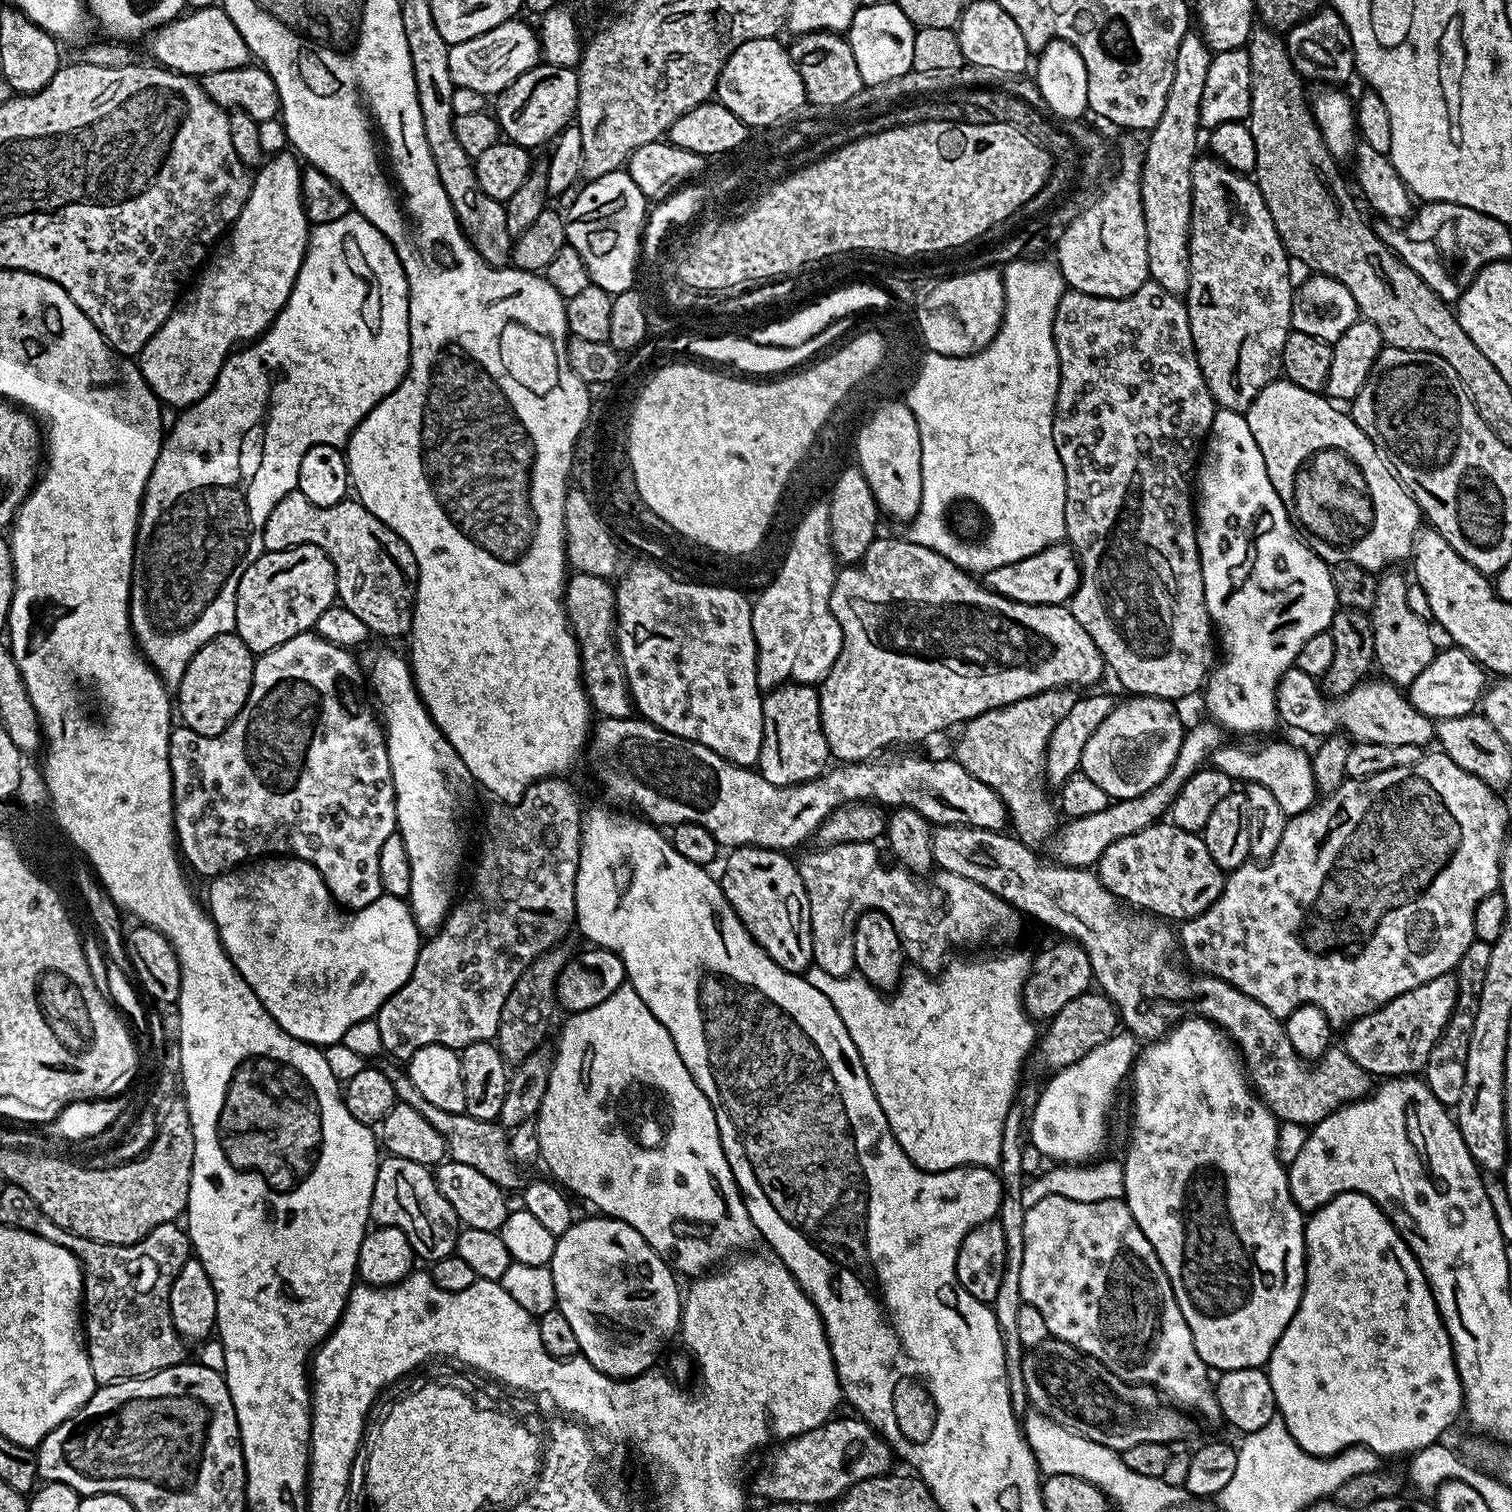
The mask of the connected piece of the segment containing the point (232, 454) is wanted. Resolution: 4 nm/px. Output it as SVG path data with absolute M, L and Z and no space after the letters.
M349 210L342 218L338 218L338 222L315 225L308 233L308 249L286 306L260 339L251 341L229 356L212 389L199 402L177 415L176 424L161 443L156 465L144 491L144 505L140 508L140 521L136 527L136 556L132 560L132 634L144 659L152 665L165 685L179 685L182 674L186 674L190 658L194 658L194 654L198 654L198 650L202 650L210 638L235 629L238 582L242 582L242 574L246 574L246 570L250 570L253 562L265 551L262 530L266 526L266 518L270 518L270 510L274 510L274 506L278 506L286 494L297 491L298 470L306 450L315 444L329 444L335 448L347 445L352 431L364 421L366 414L370 414L370 410L374 410L382 398L389 396L400 385L408 373L409 358L408 283L392 243L355 210Z

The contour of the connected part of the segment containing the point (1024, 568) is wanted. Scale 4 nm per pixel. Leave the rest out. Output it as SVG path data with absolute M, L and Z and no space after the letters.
M1052 544L1038 554L1030 554L1030 558L1022 558L1019 562L1010 562L1006 566L998 566L983 573L982 583L992 592L1014 602L1067 605L1080 584L1080 561L1077 560L1071 544Z

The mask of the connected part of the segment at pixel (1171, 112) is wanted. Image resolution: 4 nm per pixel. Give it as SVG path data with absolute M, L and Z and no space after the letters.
M1189 30L1178 46L1178 58L1174 58L1174 82L1170 82L1170 94L1166 94L1166 110L1162 118L1147 133L1148 145L1143 145L1144 172L1140 175L1142 210L1146 218L1146 254L1151 283L1170 290L1170 294L1183 297L1190 286L1190 226L1192 225L1192 167L1198 155L1196 139L1202 136L1200 107L1202 90L1206 90L1206 73L1210 70L1213 53L1206 46L1199 31Z

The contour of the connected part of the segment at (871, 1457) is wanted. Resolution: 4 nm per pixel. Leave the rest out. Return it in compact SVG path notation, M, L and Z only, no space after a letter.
M830 1418L819 1428L803 1432L800 1436L785 1439L784 1444L768 1460L768 1465L756 1476L756 1492L768 1502L783 1502L785 1504L810 1504L819 1506L838 1500L844 1493L858 1482L866 1482L870 1478L887 1476L893 1471L894 1453L890 1445L884 1441L876 1429L859 1418L852 1420L836 1420Z

